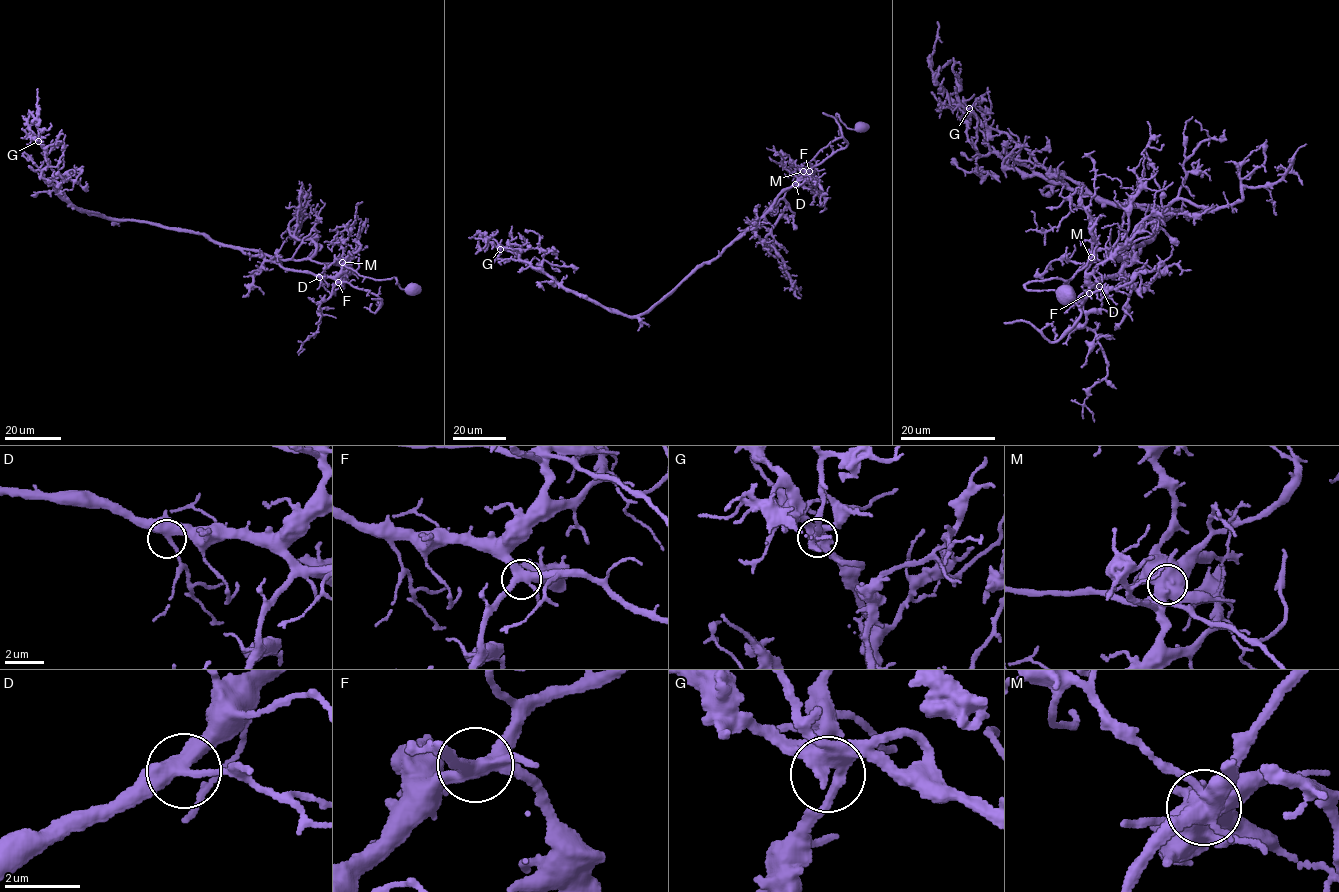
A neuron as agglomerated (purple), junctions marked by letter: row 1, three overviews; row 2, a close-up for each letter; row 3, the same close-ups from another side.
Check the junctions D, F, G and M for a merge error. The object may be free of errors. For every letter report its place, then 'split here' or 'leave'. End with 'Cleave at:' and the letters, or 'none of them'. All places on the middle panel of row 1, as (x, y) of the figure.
D: (795, 184) | leave
F: (809, 171) | leave
G: (500, 249) | leave
M: (803, 171) | split here
Cleave at: M

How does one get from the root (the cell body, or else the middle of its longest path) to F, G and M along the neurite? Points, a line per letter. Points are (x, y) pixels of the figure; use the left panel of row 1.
F: (413, 289), (401, 289), (396, 284), (395, 277), (374, 280), (344, 266), (336, 278), (338, 282)
G: (413, 289), (395, 277), (251, 256), (203, 234), (88, 214), (69, 204), (38, 141)
M: (413, 289), (401, 289), (396, 284), (395, 277), (374, 280), (364, 277), (342, 262)

